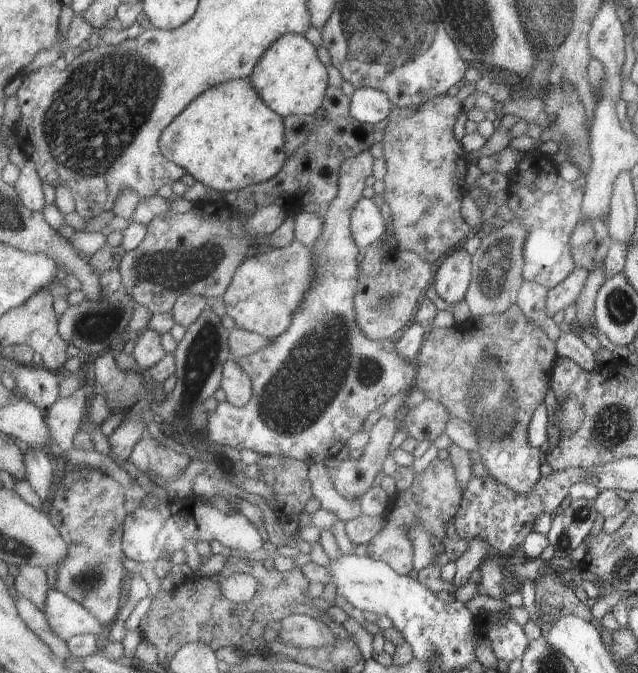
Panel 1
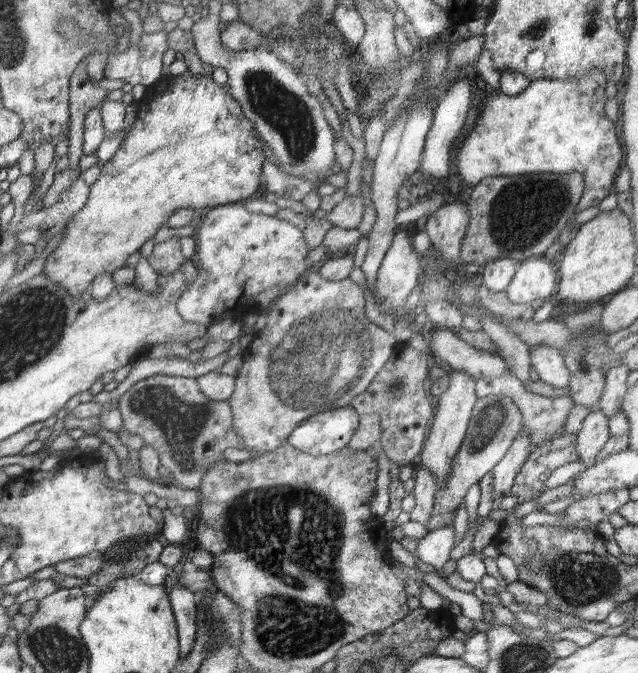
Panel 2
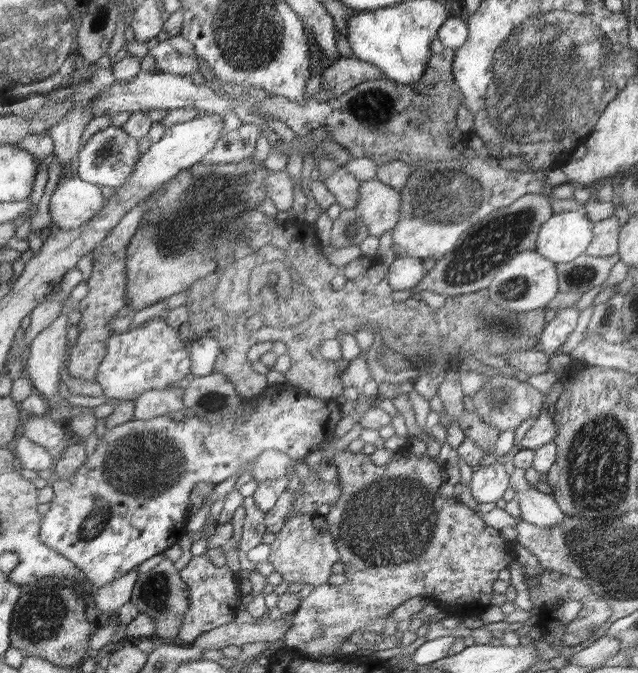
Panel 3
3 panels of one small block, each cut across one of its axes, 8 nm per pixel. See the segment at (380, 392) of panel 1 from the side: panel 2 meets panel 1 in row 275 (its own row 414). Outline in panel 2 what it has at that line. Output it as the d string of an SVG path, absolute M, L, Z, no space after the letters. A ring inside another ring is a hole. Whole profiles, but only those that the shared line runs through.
M351 406L320 411L307 418L287 443L311 455L327 455L347 448L359 428L359 414Z

